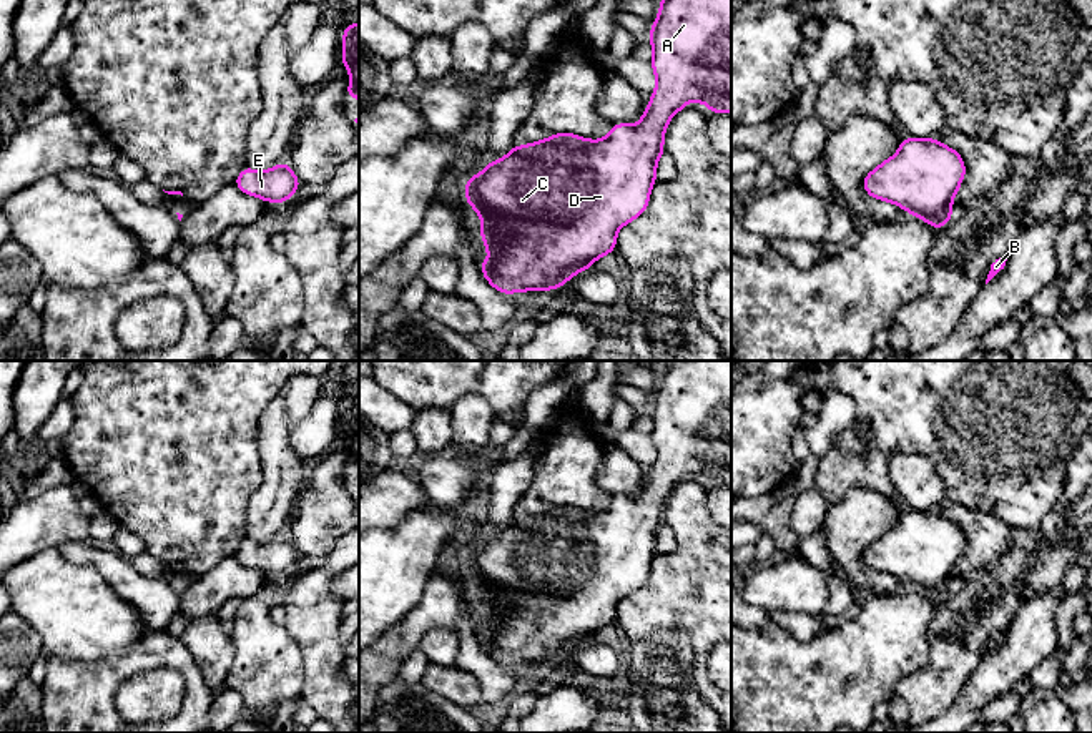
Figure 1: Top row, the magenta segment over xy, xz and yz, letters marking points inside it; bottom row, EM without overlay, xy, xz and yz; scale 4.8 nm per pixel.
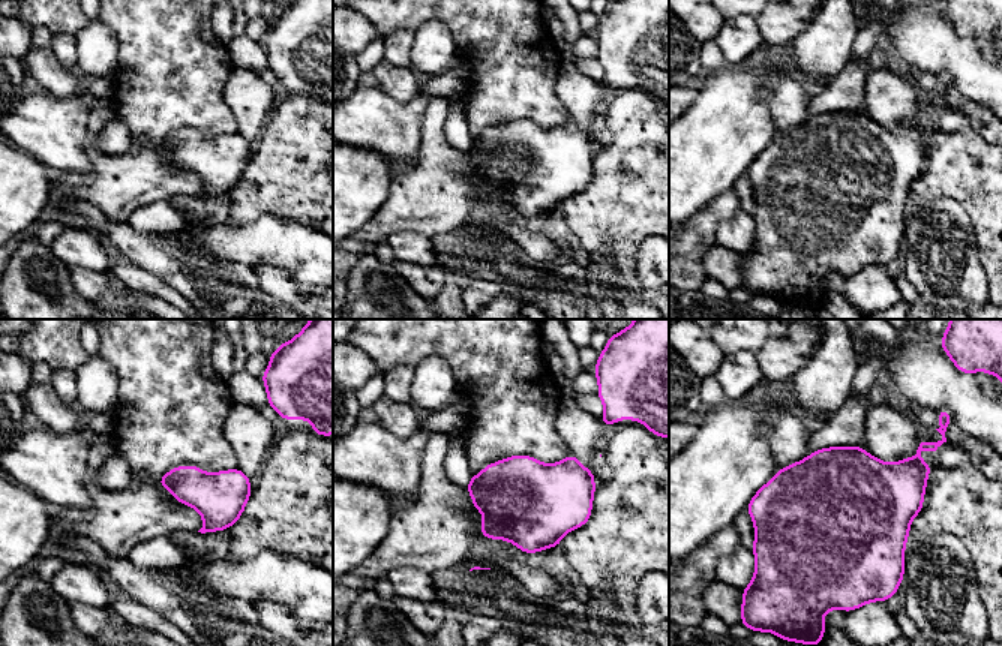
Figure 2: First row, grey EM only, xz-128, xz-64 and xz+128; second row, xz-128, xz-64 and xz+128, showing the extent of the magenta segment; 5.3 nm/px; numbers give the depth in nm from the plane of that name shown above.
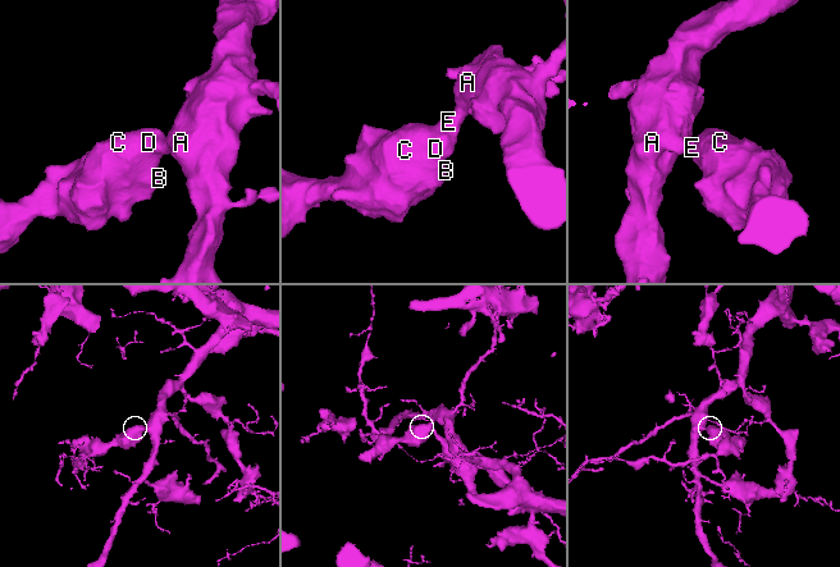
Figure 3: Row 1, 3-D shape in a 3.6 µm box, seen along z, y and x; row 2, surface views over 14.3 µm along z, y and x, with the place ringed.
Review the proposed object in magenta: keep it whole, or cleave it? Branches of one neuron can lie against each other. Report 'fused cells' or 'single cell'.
single cell

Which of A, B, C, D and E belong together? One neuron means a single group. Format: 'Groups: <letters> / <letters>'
Groups: A B C D E

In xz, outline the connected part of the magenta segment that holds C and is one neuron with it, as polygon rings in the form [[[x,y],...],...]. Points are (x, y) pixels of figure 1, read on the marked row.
[[[662,0],[648,40],[653,47],[652,68],[657,88],[637,125],[615,123],[603,140],[587,140],[573,133],[557,133],[547,140],[512,146],[500,161],[487,161],[482,173],[465,181],[465,201],[482,218],[480,238],[485,256],[480,263],[484,278],[504,294],[522,291],[557,291],[580,271],[590,269],[598,258],[615,253],[617,233],[638,218],[650,203],[657,181],[657,161],[663,156],[665,130],[671,116],[686,108],[686,101],[705,103],[715,113],[731,113],[731,66],[710,55],[723,53],[731,61],[731,0]]]

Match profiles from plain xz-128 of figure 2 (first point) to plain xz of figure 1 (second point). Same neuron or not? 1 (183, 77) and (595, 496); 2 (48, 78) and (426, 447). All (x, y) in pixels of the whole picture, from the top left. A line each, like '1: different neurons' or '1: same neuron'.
1: same neuron
2: different neurons

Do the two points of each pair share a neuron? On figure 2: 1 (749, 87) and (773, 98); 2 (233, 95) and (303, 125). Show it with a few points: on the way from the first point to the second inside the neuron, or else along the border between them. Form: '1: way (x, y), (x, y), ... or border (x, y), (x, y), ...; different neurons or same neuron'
1: border (783, 71), (770, 74), (758, 93), (773, 125); different neurons
2: border (276, 101), (258, 138); different neurons

